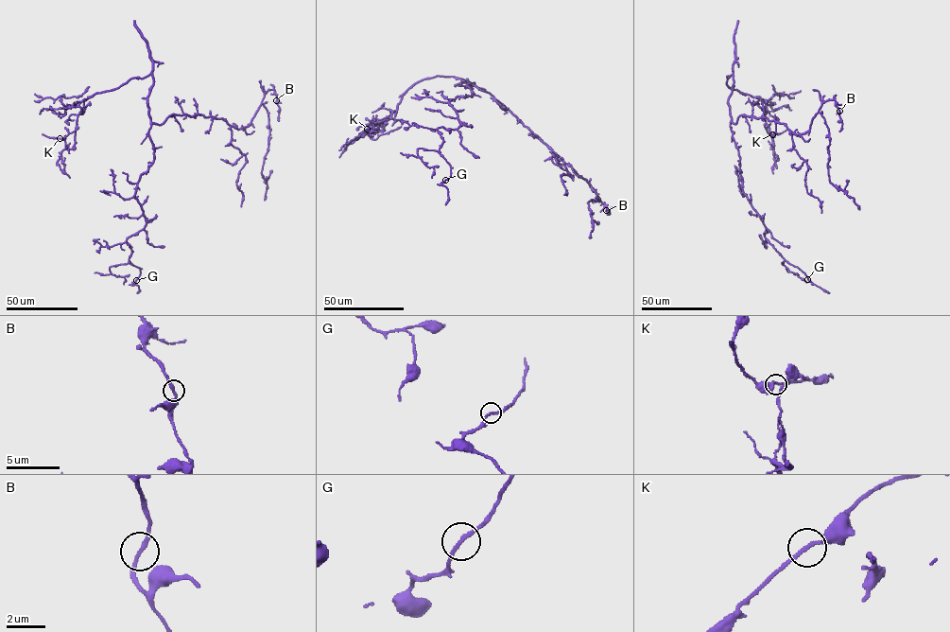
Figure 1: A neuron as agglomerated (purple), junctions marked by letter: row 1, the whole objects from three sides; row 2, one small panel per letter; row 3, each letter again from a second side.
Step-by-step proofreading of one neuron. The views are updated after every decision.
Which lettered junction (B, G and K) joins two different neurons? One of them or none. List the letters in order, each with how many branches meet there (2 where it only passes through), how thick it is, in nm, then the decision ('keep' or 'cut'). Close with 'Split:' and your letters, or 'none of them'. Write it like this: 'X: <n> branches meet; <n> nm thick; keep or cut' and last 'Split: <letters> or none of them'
B: 2 branches meet; 190 nm thick; keep
G: 2 branches meet; 200 nm thick; keep
K: 2 branches meet; 170 nm thick; keep
Split: none of them

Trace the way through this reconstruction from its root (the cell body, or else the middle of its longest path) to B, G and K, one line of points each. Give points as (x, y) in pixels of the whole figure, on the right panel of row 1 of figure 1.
B: (737, 121), (742, 114), (767, 117), (783, 123), (798, 135), (809, 129), (824, 101), (834, 99), (839, 111)
G: (737, 121), (731, 122), (730, 127), (740, 158), (744, 194), (763, 220), (765, 237), (807, 279)
K: (737, 121), (731, 121), (728, 102), (733, 73), (727, 84), (758, 97), (764, 127), (772, 134)

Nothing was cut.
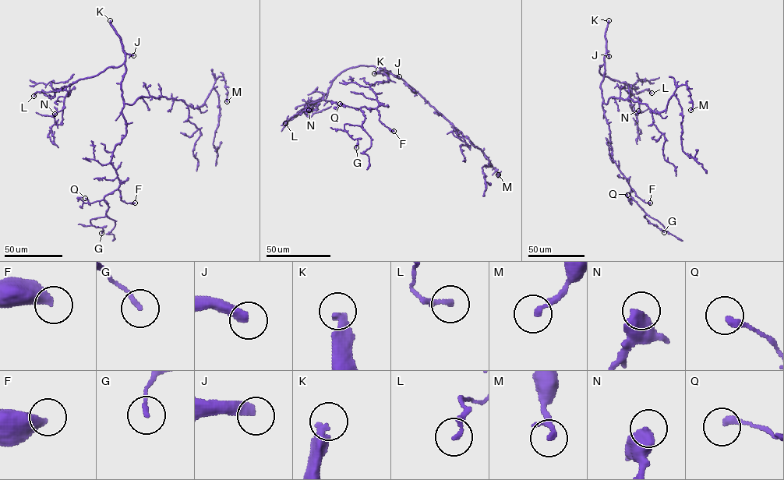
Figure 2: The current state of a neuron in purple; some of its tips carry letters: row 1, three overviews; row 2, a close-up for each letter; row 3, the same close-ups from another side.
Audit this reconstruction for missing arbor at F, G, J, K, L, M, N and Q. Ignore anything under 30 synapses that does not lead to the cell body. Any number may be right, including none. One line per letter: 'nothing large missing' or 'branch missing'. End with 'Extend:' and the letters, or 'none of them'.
F: nothing large missing
G: nothing large missing
J: branch missing
K: branch missing
L: nothing large missing
M: nothing large missing
N: nothing large missing
Q: nothing large missing
Extend: J, K

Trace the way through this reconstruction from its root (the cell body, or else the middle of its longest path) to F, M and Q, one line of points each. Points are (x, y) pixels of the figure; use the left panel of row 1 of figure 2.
F: (135, 102), (124, 104), (121, 113), (125, 135), (115, 146), (110, 163), (119, 180), (121, 199), (135, 202)
M: (135, 102), (140, 97), (164, 97), (197, 107), (205, 102), (215, 80), (222, 75), (227, 92), (227, 101)
Q: (135, 102), (124, 104), (125, 135), (115, 146), (110, 162), (118, 187), (100, 200), (90, 203), (85, 198)

